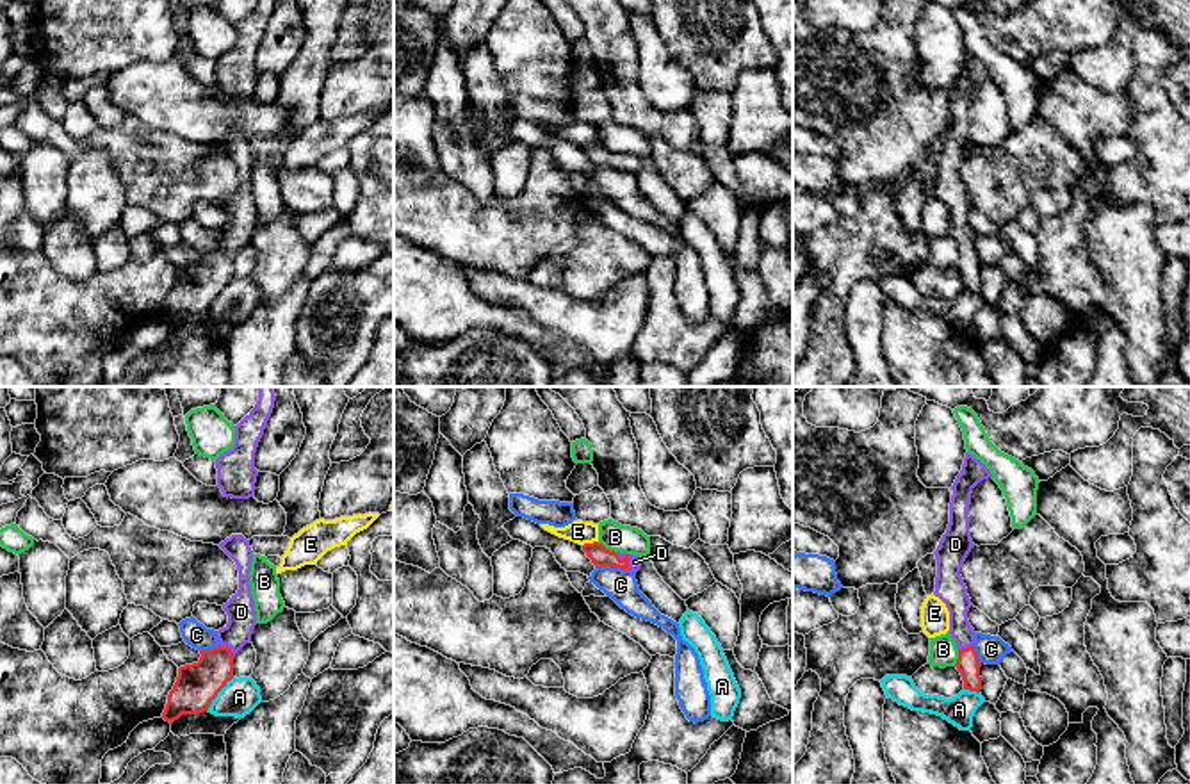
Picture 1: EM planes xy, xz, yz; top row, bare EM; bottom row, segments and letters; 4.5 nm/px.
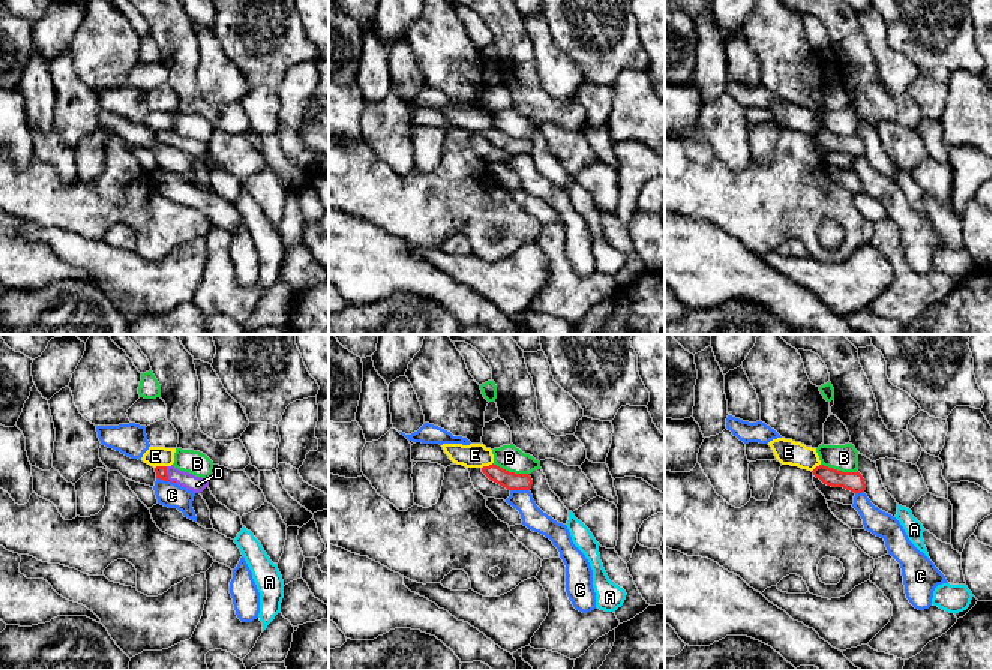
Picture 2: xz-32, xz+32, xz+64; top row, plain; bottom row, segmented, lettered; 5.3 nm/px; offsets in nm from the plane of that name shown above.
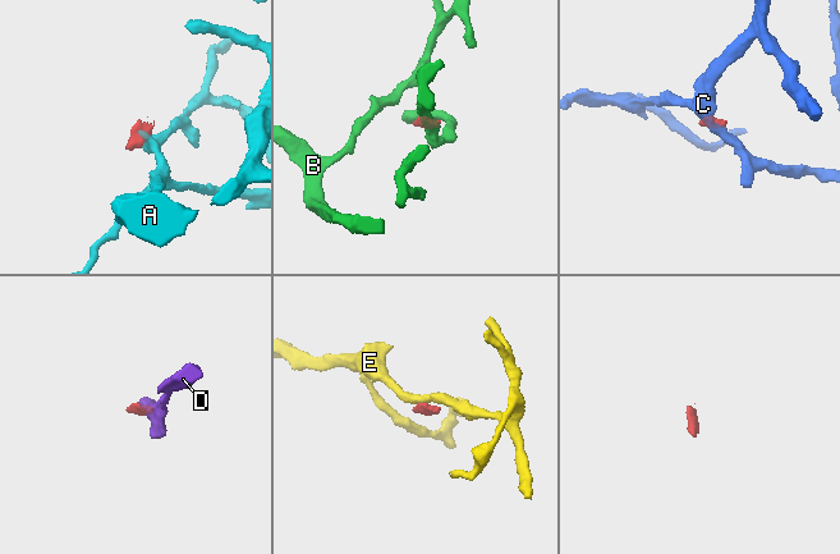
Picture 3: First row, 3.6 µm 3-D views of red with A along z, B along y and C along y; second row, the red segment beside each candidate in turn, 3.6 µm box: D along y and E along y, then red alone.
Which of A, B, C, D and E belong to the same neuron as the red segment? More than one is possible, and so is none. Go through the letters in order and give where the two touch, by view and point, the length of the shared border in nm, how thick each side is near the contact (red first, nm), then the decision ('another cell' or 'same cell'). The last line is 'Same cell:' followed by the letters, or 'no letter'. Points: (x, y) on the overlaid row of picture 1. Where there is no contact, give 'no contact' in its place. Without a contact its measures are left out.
A: xy (218, 692) | 200 nm | 190/170 nm | another cell
B: xz (608, 549) | 110 nm | 90/130 nm | another cell
C: xz (613, 567) | 160 nm | 90/140 nm | another cell
D: xz (627, 558) | 100 nm | 90/60 nm | same cell
E: xz (590, 544) | 80 nm | 90/100 nm | another cell
Same cell: D

